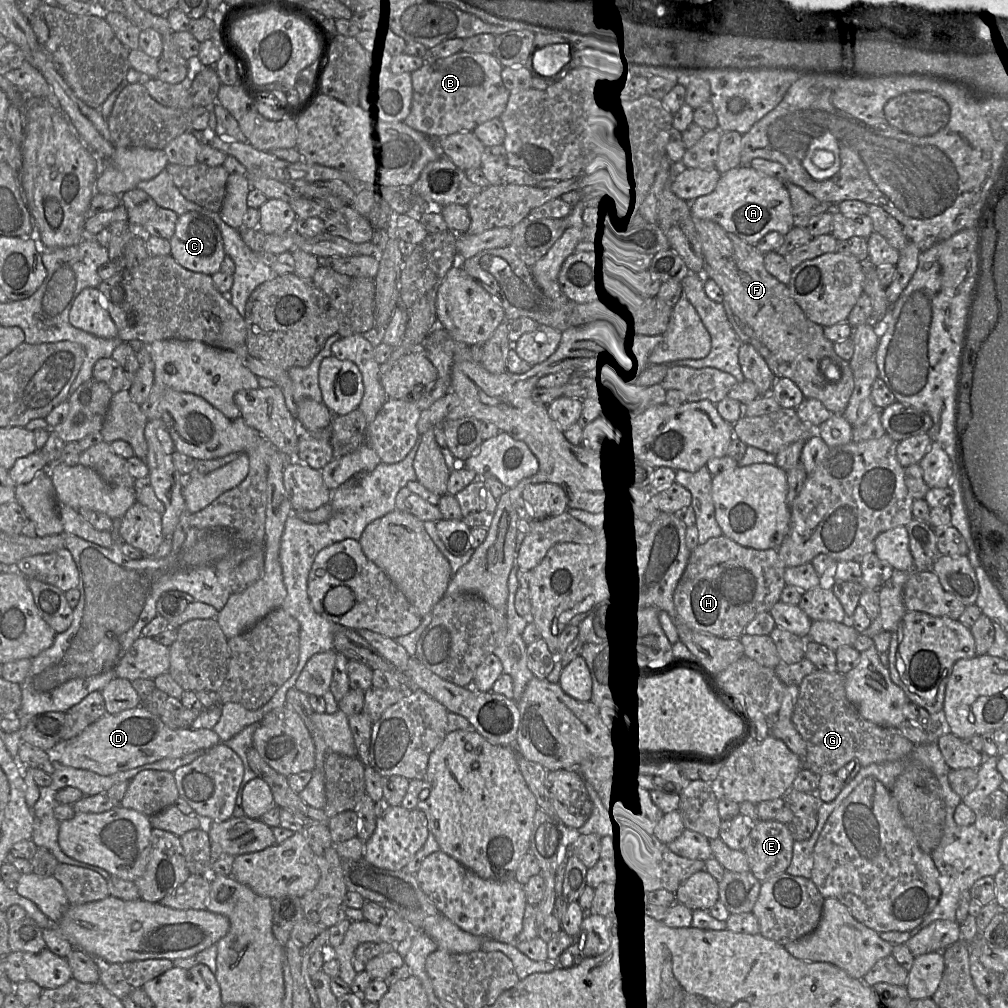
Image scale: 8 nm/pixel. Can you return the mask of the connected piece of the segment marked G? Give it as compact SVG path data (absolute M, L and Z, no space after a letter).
M816 670L803 678L798 686L798 698L792 714L792 724L806 742L807 754L803 759L803 767L816 775L835 773L853 759L857 760L861 767L909 759L915 746L903 736L899 728L880 726L863 718L846 697L845 674L837 671L828 673Z

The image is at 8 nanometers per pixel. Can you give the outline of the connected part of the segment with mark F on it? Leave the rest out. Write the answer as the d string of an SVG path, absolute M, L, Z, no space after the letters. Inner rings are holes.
M695 218L695 225L707 263L707 273L716 274L724 279L730 319L744 341L757 346L768 359L776 377L790 378L799 387L805 399L817 399L832 415L843 415L854 388L853 371L849 362L835 353L834 343L824 335L824 327L808 319L792 297L788 285L777 280L765 269L764 254L759 252L755 245L743 241L713 221ZM824 358L832 359L833 363L841 368L840 381L828 382L833 380L834 376L831 374L826 374L828 380L824 379L824 374L820 371L820 361Z

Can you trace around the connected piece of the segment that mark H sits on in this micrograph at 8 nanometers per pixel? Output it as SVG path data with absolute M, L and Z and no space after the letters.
M721 534L699 544L691 553L687 568L675 592L674 605L683 623L698 631L723 638L740 638L748 624L762 612L770 612L786 586L786 566L777 549L759 550L743 546L728 534Z

